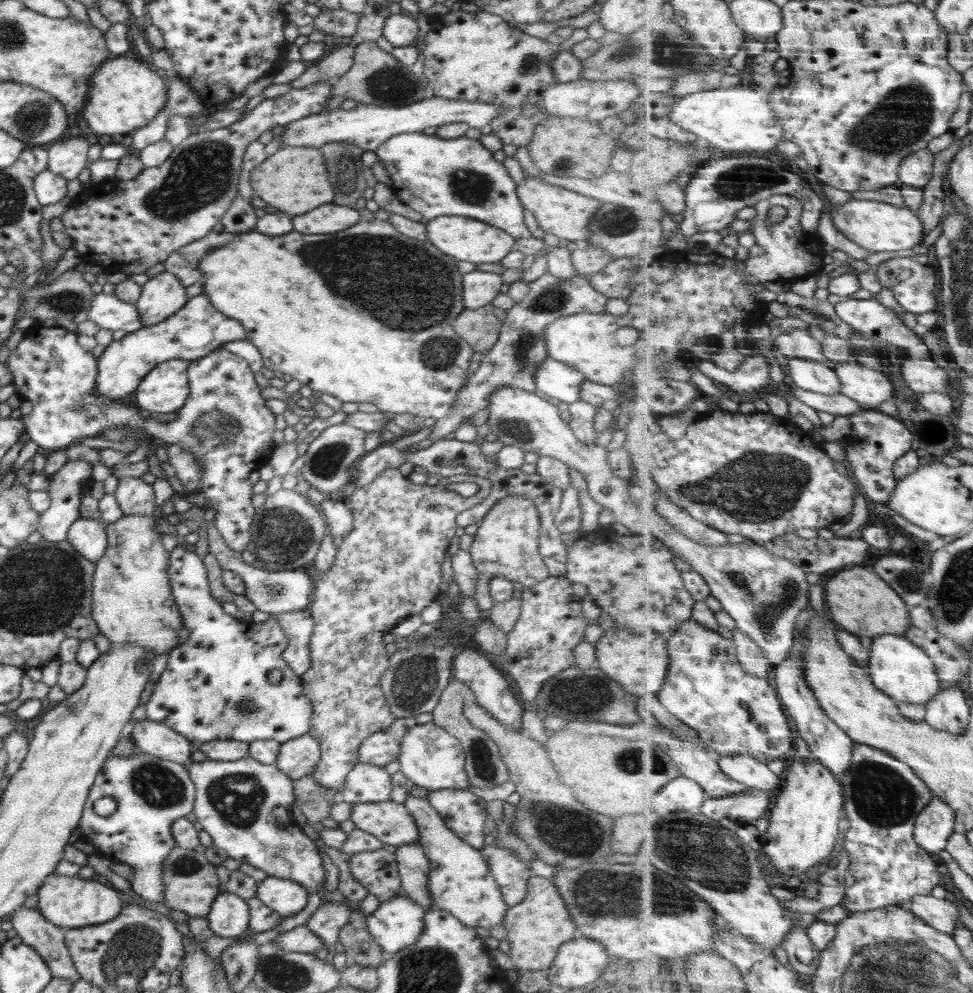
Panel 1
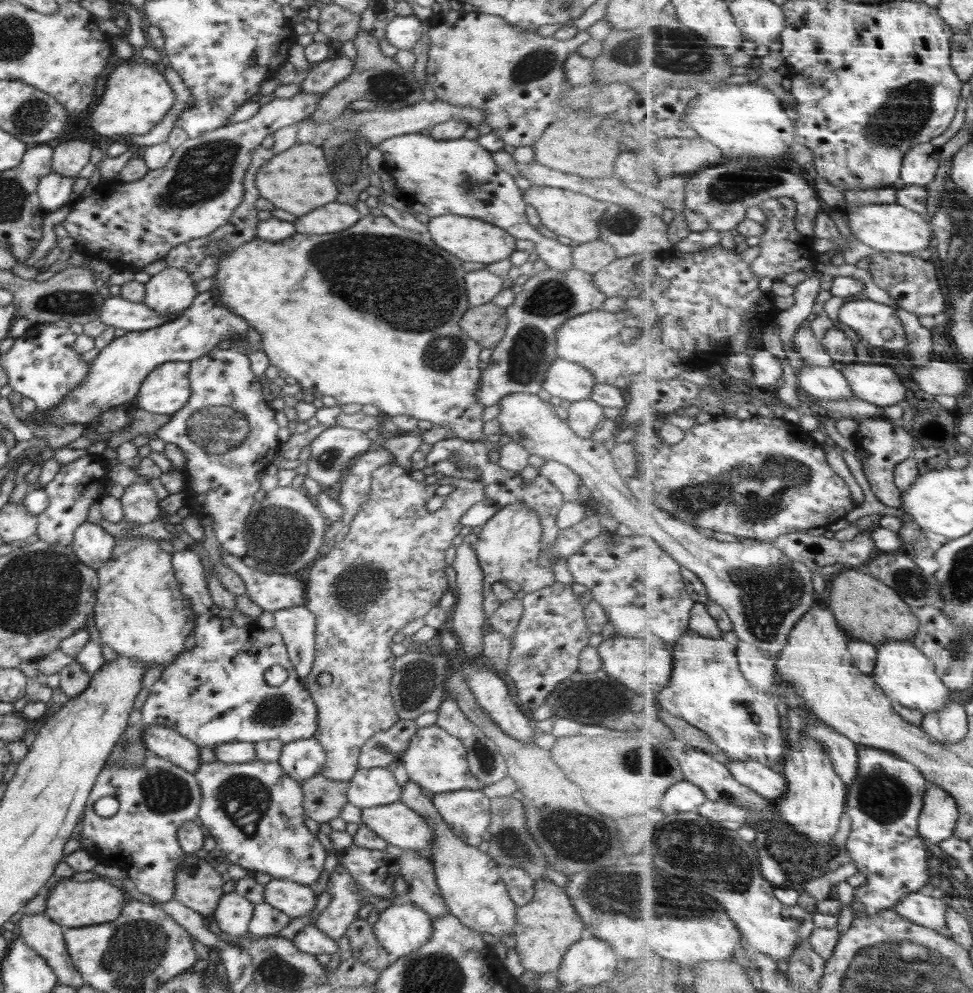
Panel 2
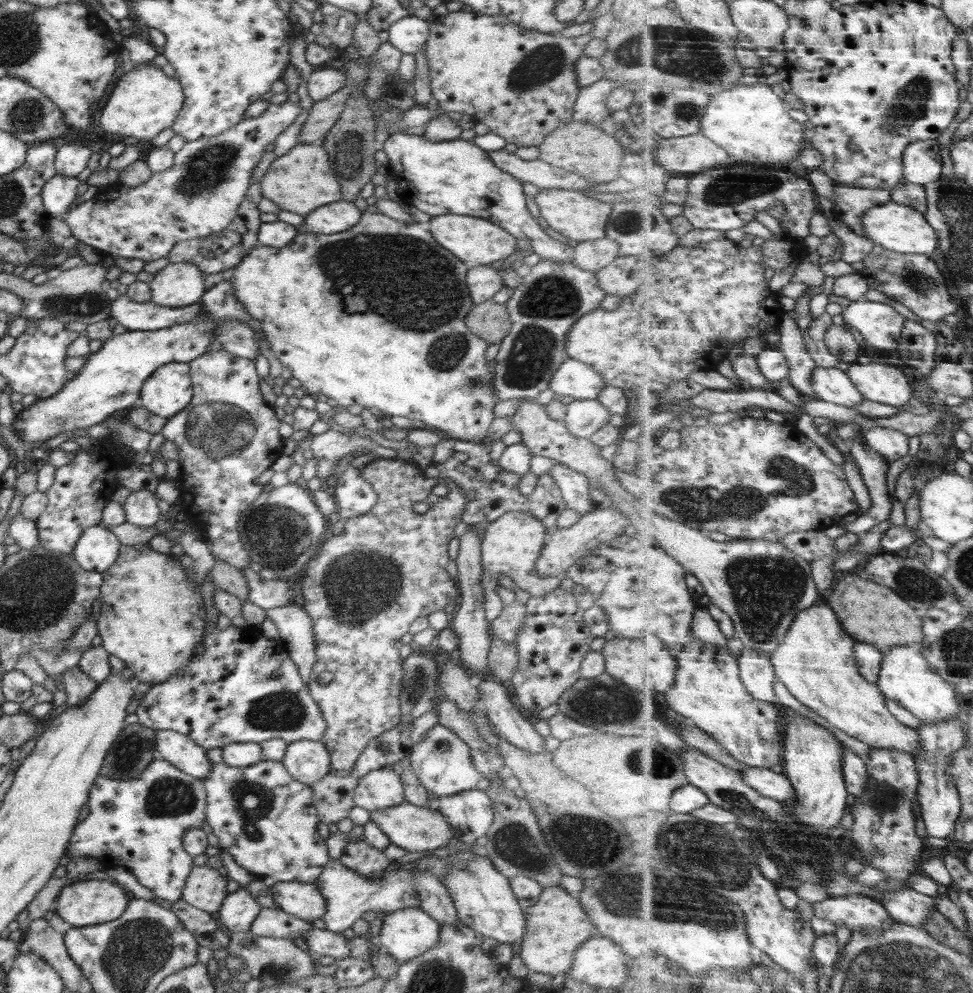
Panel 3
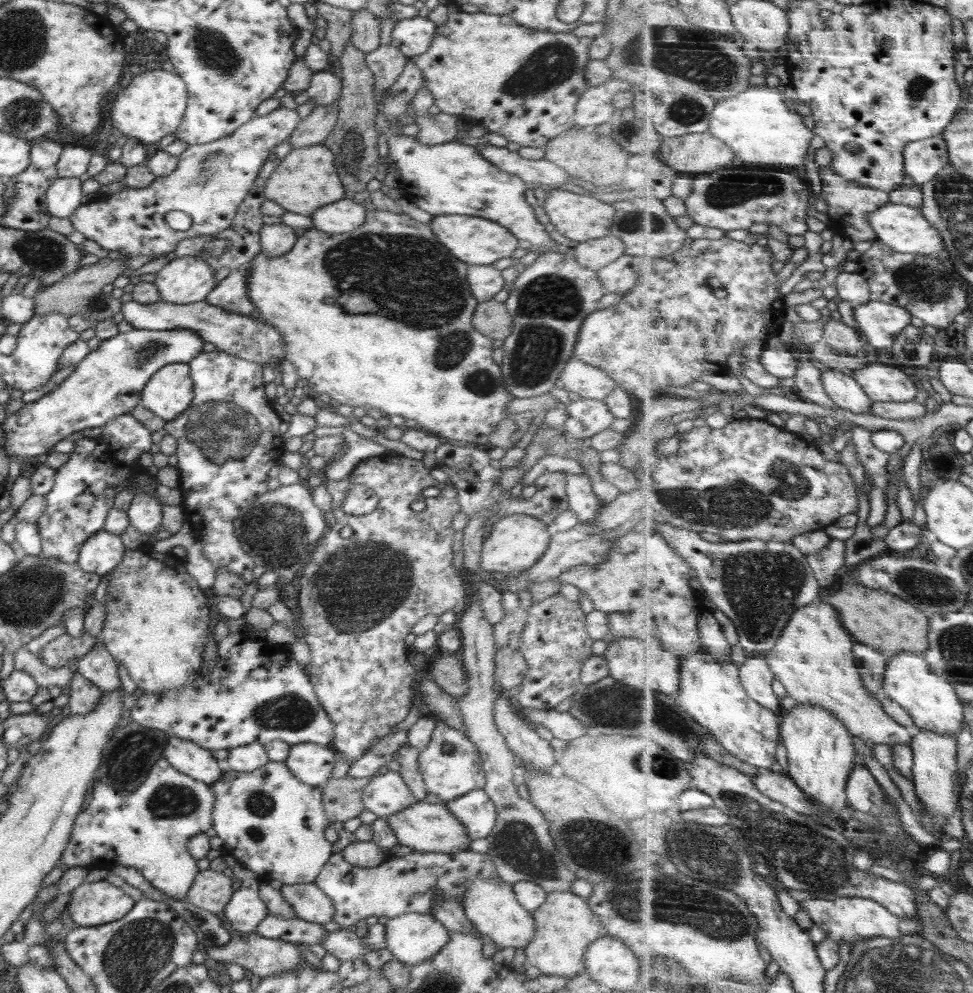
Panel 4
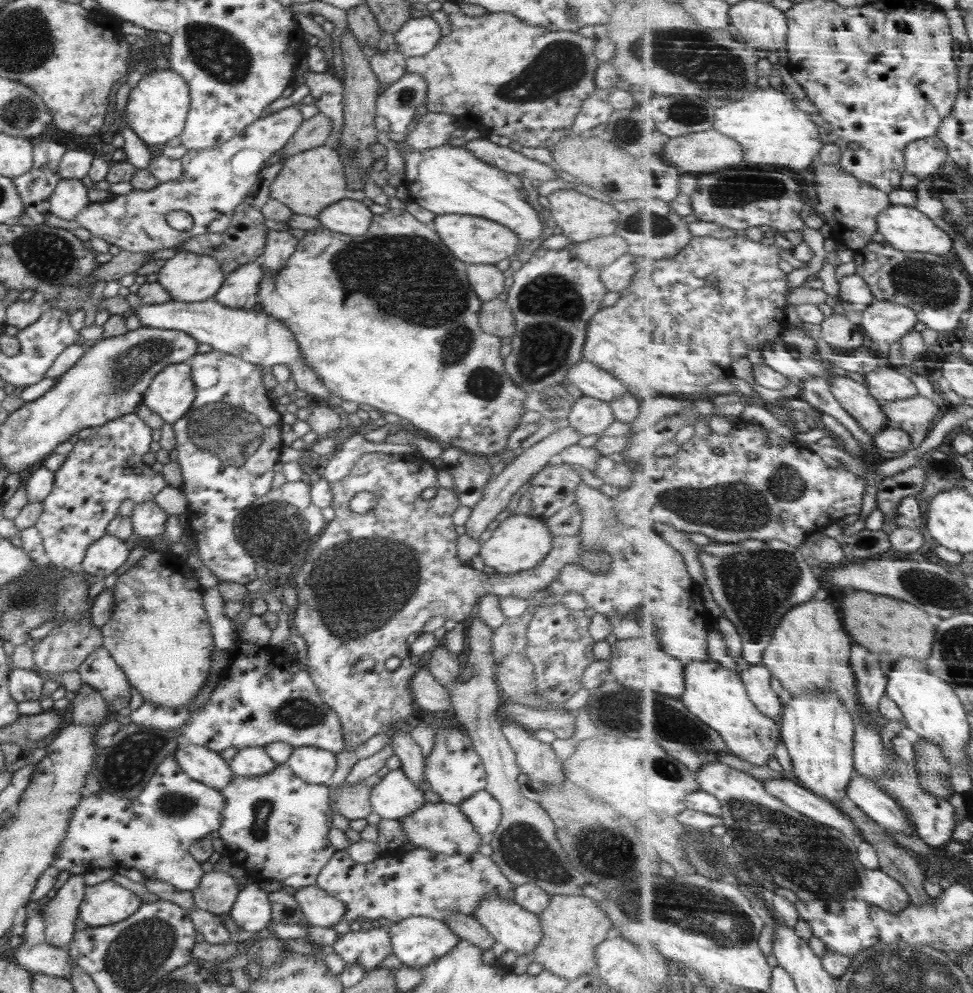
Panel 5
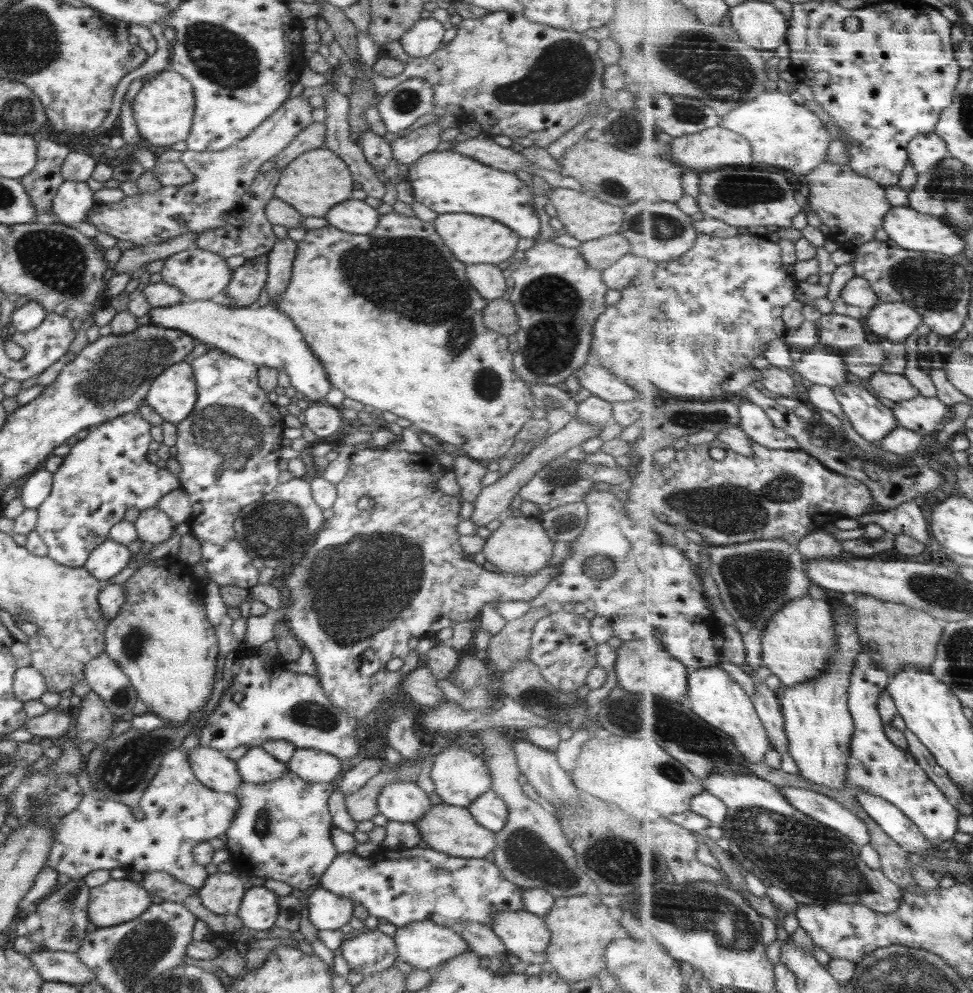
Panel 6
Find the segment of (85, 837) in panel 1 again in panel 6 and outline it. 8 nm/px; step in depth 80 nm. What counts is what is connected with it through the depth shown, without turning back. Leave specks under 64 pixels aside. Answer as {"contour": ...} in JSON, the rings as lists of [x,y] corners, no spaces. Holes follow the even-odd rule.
{"contour":[[[186,749],[169,750],[164,756],[159,770],[144,791],[137,809],[112,800],[96,789],[84,792],[77,808],[56,820],[52,833],[52,846],[46,866],[59,874],[67,874],[71,879],[83,879],[94,870],[121,868],[140,873],[167,872],[180,882],[200,888],[209,875],[205,866],[193,859],[193,848],[200,842],[210,841],[226,834],[241,802],[235,793],[216,792],[204,786],[192,772]]]}

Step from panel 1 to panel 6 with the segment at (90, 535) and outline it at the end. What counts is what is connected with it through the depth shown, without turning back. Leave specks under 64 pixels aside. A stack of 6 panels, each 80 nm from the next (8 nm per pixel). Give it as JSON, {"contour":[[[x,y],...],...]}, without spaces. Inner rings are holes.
{"contour":[[[108,539],[90,552],[83,568],[102,583],[114,578],[128,566],[132,556],[126,545]]]}

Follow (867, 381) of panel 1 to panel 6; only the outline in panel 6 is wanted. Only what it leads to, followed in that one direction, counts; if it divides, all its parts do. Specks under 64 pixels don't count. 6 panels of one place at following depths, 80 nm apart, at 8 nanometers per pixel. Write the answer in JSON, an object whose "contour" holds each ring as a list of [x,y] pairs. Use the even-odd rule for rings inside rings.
{"contour":[[[879,371],[868,382],[874,393],[889,403],[909,401],[920,395],[920,390],[902,374]]]}

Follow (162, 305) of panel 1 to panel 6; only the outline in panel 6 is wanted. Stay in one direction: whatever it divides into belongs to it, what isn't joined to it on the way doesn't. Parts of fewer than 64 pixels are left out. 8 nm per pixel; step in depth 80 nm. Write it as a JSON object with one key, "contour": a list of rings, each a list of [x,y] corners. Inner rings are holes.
{"contour":[[[194,246],[194,248],[171,254],[166,258],[160,274],[166,284],[179,288],[187,300],[215,300],[224,293],[231,281],[232,271],[224,256]]]}

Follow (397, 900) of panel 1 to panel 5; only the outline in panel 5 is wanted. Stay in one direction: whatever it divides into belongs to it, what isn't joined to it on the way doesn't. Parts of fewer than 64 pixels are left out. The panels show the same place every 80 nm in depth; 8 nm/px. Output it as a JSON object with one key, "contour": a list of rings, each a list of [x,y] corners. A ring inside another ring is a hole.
{"contour":[[[411,916],[400,922],[391,923],[387,929],[392,952],[404,965],[415,968],[426,966],[433,960],[448,954],[461,940],[444,922],[432,917]]]}

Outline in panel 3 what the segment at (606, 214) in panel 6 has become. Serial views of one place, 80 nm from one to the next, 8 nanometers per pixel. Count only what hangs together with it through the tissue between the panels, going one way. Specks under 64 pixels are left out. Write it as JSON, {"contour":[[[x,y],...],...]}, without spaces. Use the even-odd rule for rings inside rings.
{"contour":[[[540,189],[534,196],[534,202],[548,226],[563,234],[566,239],[579,243],[606,236],[606,224],[612,214],[611,203],[585,196],[580,191],[562,189]]]}

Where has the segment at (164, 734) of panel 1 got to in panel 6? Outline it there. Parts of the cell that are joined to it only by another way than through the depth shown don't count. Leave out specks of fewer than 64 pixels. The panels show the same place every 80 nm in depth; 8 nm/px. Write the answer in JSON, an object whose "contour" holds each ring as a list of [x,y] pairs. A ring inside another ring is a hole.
{"contour":[[[200,745],[186,751],[194,776],[204,786],[230,794],[243,783],[237,764],[225,752]]]}

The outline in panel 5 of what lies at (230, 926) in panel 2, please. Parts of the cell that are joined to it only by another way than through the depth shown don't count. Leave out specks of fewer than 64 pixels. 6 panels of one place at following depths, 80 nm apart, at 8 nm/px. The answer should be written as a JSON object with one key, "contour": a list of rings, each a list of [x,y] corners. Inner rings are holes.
{"contour":[[[257,882],[250,883],[239,890],[228,913],[242,930],[257,932],[267,928],[267,924],[272,921],[270,893]]]}

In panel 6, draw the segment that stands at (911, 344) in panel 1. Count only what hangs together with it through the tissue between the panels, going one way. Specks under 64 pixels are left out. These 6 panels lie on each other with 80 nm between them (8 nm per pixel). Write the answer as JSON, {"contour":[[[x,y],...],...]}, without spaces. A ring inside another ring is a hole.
{"contour":[[[880,303],[865,315],[878,338],[893,344],[905,341],[925,323],[923,313],[906,303]]]}

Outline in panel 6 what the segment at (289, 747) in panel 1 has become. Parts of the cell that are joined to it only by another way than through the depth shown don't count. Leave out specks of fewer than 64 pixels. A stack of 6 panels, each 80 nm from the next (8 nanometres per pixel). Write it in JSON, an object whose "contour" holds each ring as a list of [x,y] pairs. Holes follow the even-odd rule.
{"contour":[[[297,748],[287,768],[302,780],[312,783],[334,783],[340,779],[342,762],[337,756],[316,749]]]}

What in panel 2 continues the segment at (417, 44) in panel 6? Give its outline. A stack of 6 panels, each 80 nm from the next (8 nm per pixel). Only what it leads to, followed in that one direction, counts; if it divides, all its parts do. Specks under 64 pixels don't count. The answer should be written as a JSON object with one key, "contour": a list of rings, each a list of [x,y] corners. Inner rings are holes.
{"contour":[[[396,15],[385,28],[385,38],[392,46],[400,50],[411,51],[428,28],[430,28],[428,22],[424,22],[414,15]]]}

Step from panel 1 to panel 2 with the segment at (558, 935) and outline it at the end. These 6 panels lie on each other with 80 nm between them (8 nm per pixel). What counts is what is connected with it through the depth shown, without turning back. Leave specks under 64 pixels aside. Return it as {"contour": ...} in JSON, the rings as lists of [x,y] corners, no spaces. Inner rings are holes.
{"contour":[[[551,880],[535,881],[532,900],[528,904],[517,906],[515,915],[513,936],[517,940],[515,949],[520,957],[520,964],[525,970],[541,975],[556,972],[564,954],[567,953],[567,948],[586,935],[583,920],[572,906],[565,889]]]}

